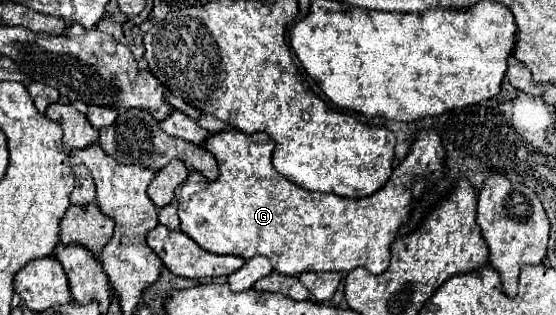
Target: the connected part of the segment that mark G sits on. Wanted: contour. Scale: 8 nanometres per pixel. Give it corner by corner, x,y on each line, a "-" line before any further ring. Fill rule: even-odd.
227,128
209,136
205,146
215,156
215,160
219,160
219,178
215,182
207,182
205,178
191,172
191,176
175,190
181,232
191,236
203,250
213,254
235,254
245,260
257,254
267,256
273,270
285,276
297,276
309,270
349,272
357,266
367,268
371,274
385,272
391,260
391,244
397,238
399,228
409,220
409,196
411,200
419,200
423,192
423,188
415,190
413,172
425,172
425,192
445,176
445,148
441,144
441,136
437,136
435,130
419,130
405,160
399,162
387,184
365,198
341,198
337,194
311,192
295,186
291,180
285,180
285,176
281,176
271,164
275,142
265,132
243,134
241,130

